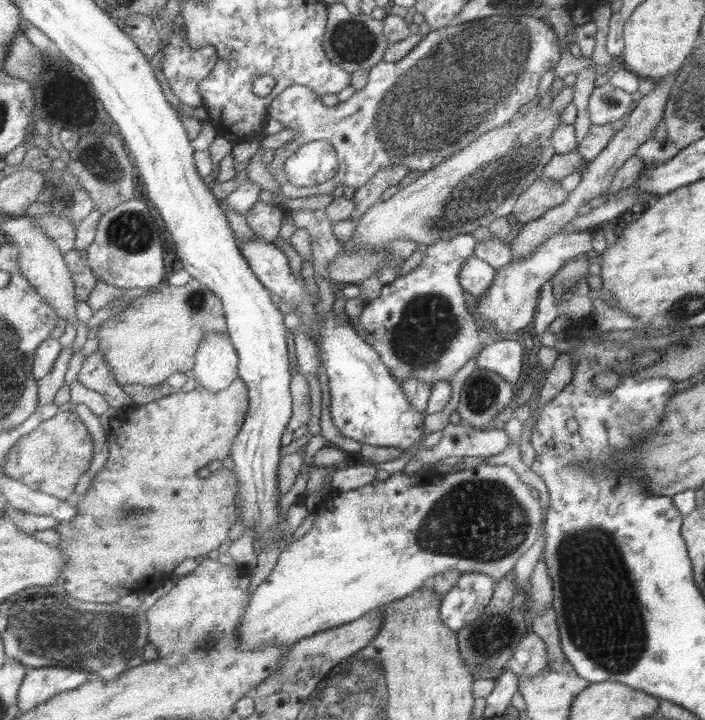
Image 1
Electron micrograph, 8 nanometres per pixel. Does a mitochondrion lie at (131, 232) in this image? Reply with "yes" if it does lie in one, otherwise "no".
yes

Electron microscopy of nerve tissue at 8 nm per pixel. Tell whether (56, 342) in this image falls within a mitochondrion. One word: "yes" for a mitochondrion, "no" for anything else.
no

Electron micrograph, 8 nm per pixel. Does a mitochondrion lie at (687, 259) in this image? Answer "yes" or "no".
no

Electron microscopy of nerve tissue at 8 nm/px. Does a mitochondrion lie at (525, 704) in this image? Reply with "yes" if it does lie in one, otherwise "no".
no

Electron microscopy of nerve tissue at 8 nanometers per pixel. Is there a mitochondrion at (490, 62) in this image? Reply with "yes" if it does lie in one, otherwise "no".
yes

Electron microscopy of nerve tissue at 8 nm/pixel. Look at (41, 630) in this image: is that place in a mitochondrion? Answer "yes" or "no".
yes

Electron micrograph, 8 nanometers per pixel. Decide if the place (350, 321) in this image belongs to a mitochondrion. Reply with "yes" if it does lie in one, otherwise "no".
no

